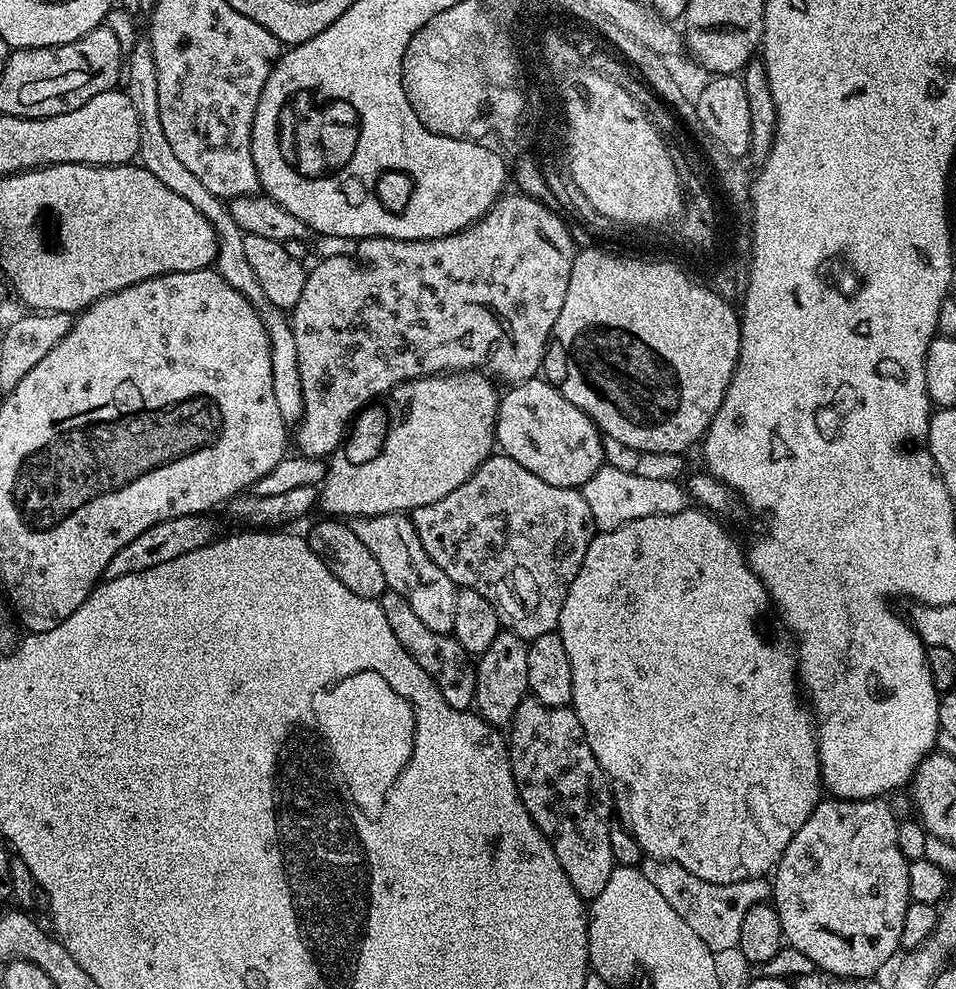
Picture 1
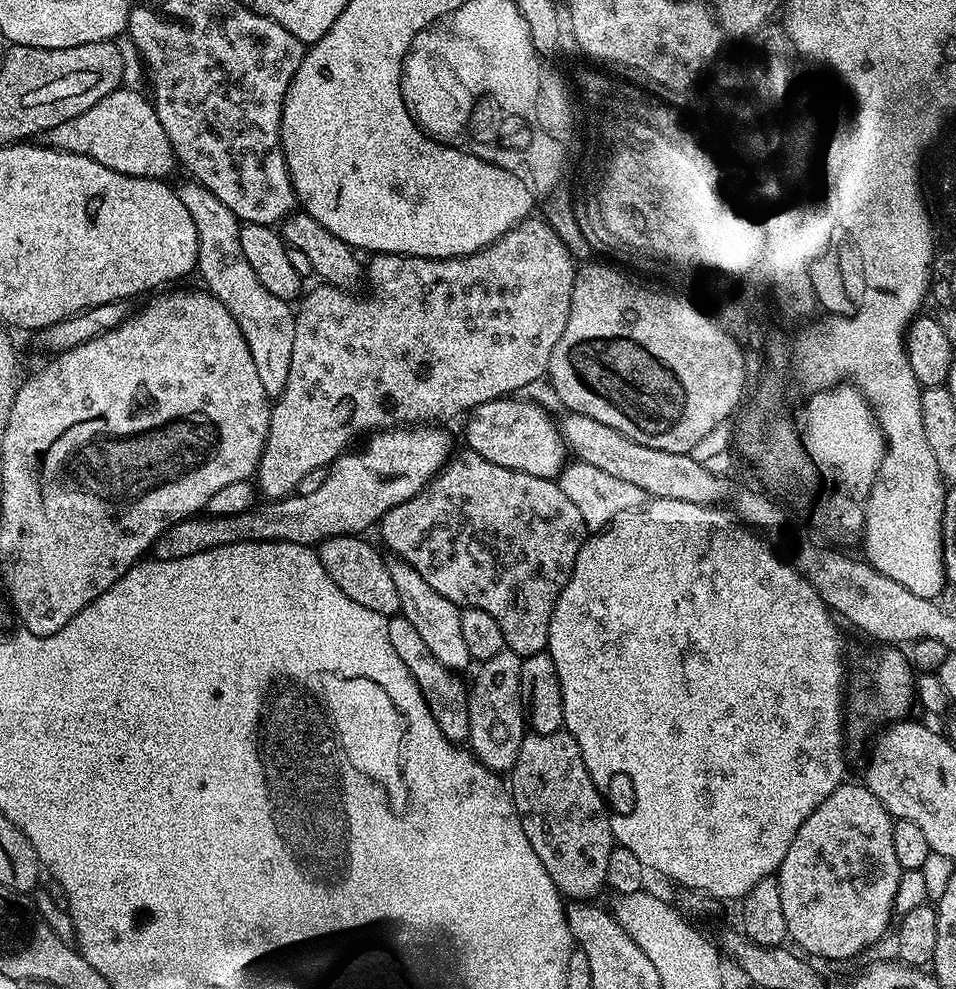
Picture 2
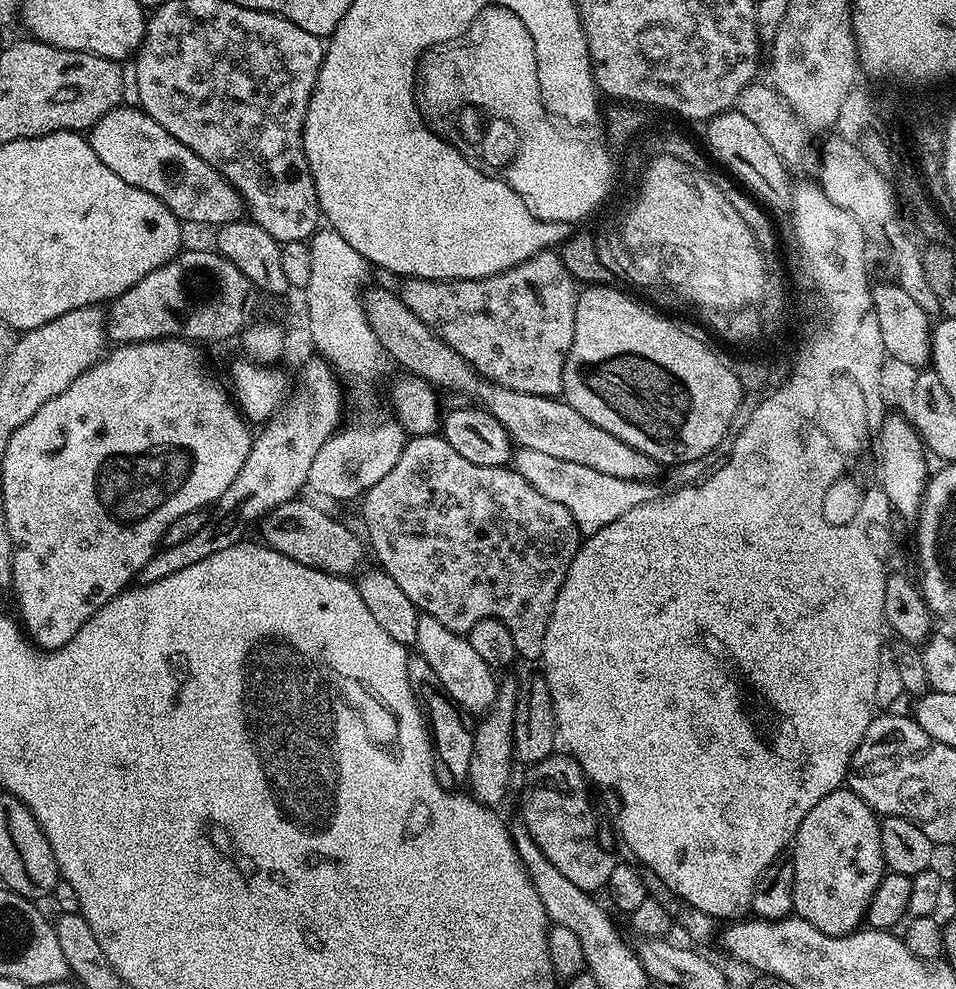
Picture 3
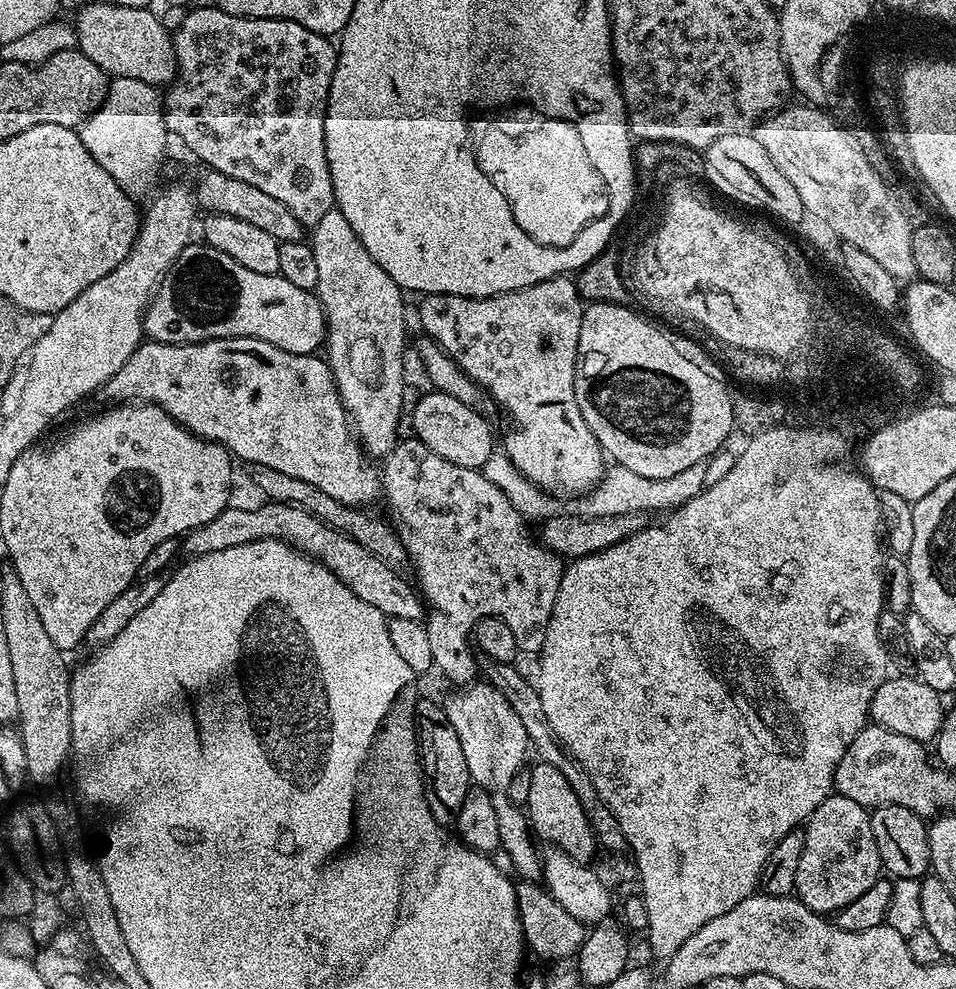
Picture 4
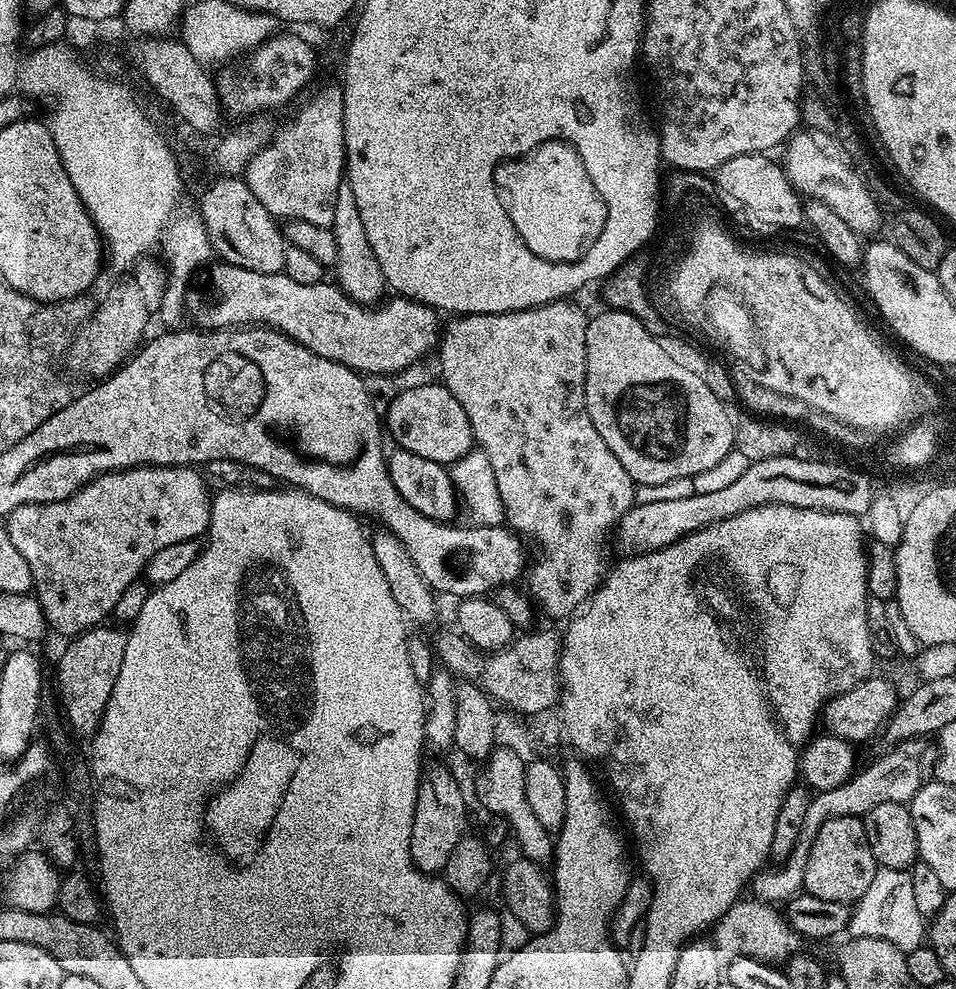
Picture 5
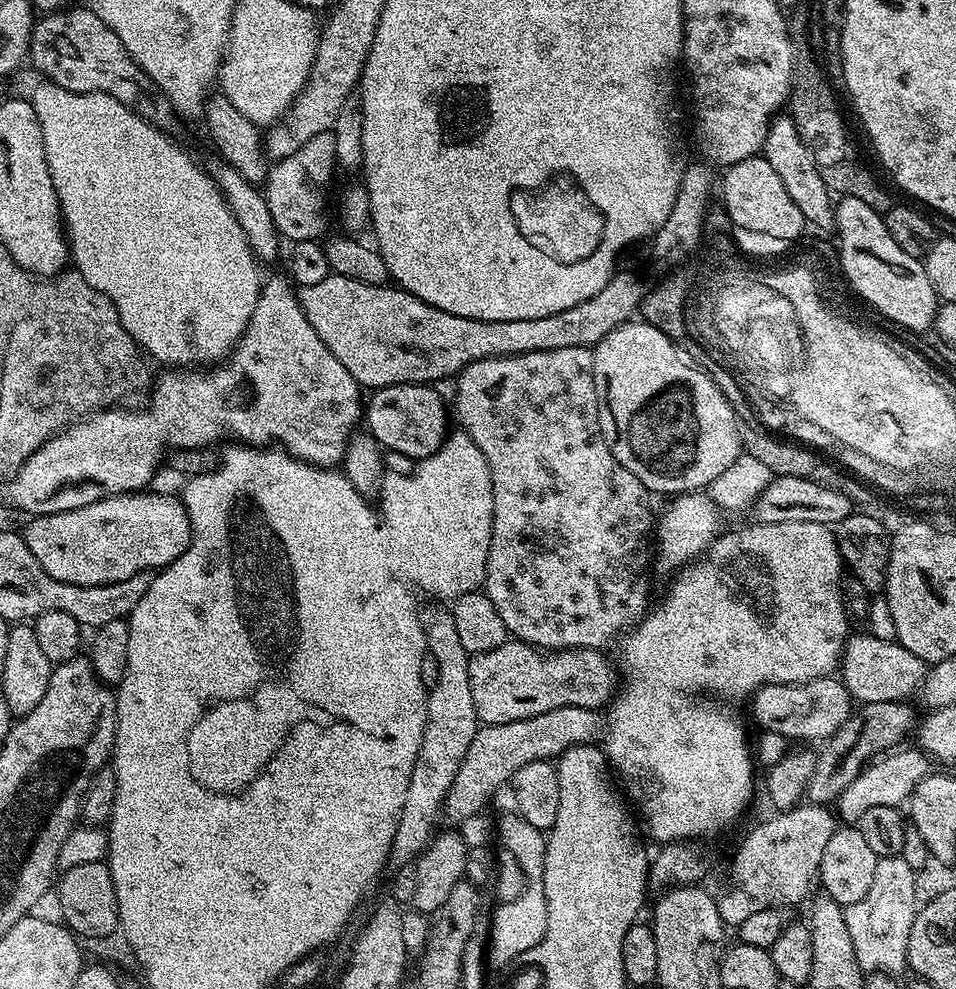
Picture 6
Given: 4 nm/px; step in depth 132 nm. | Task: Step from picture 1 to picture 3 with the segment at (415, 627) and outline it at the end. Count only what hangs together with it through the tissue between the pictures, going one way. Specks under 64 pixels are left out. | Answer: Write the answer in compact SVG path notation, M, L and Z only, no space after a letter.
M419 654L408 657L408 681L410 690L416 695L416 703L420 705L424 713L424 722L428 726L428 735L432 737L432 757L434 758L434 770L438 782L443 788L460 790L468 783L468 771L470 770L470 758L474 755L474 742L476 737L473 729L468 728L465 713L459 704L455 704L442 686L442 678L434 674L434 666L426 662L426 658Z

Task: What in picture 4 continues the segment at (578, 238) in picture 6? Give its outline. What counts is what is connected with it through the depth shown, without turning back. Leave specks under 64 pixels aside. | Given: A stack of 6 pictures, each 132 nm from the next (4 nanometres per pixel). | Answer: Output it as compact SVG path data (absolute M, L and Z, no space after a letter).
M547 114L492 116L471 125L476 161L512 208L518 226L534 242L551 248L572 244L590 222L608 215L609 185L592 166L576 128Z

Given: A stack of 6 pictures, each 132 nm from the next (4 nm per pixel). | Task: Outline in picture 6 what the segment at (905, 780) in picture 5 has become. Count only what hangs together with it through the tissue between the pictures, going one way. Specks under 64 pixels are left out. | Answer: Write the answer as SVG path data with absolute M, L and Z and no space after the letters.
M801 803L789 812L776 812L748 832L728 868L728 885L716 905L725 925L739 926L758 910L791 909L817 883L826 842L835 834L838 816L823 804Z

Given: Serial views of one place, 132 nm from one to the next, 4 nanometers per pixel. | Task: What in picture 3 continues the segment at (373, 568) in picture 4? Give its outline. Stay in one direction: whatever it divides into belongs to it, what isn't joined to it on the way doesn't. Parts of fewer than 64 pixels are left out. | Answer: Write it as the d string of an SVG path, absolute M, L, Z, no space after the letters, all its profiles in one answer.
M297 498L290 502L282 502L274 510L270 510L259 521L258 529L264 537L267 547L278 550L286 558L298 562L301 568L317 568L327 572L333 578L348 578L366 556L366 544L360 540L340 520L335 520L328 512L323 512L316 504L305 498Z

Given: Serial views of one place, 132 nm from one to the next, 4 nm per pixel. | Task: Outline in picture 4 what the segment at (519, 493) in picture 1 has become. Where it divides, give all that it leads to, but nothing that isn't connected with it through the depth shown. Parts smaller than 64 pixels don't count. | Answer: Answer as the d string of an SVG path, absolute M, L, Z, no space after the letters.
M415 438L401 439L392 447L392 451L383 457L382 496L385 501L388 499L388 512L392 515L390 520L396 532L399 533L399 538L406 551L408 551L411 571L416 571L417 581L415 580L415 583L418 585L419 595L422 597L423 603L430 609L426 616L426 627L430 638L430 654L435 671L437 673L439 671L444 672L445 678L450 683L460 684L456 686L464 686L469 683L468 644L470 648L470 637L473 635L476 623L485 620L488 616L502 618L502 622L506 622L506 626L510 626L521 653L539 653L542 642L546 638L546 626L550 626L550 614L554 610L554 598L558 598L558 586L562 582L562 574L566 564L558 553L549 550L543 542L537 539L534 532L528 529L530 527L529 521L513 506L510 498L506 498L506 494L502 494L502 490L498 490L498 486L494 486L494 482L490 482L490 478L486 478L481 469L454 466L454 462L446 462L446 458L434 454L434 450L430 450L422 441Z

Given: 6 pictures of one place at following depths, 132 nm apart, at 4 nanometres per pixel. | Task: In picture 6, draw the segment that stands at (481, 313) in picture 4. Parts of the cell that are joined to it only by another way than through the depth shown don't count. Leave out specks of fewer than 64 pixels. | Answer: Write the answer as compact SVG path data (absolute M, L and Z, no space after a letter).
M563 348L562 350L542 350L541 352L527 352L521 356L495 356L494 358L482 358L478 362L470 362L470 366L466 366L455 377L456 383L456 412L454 408L454 416L460 419L459 427L474 442L474 446L478 446L478 450L482 450L482 454L486 458L486 462L490 466L490 474L492 475L492 497L494 498L494 514L492 515L492 537L490 538L490 550L488 557L484 563L484 582L482 591L484 595L490 598L490 602L494 602L494 606L501 616L502 622L506 622L506 630L509 637L515 638L523 642L523 644L532 644L541 650L563 650L565 648L598 648L607 649L607 644L621 634L627 633L629 629L640 623L646 615L648 604L648 584L644 581L644 575L648 572L648 564L650 568L650 552L644 547L649 547L650 533L654 528L654 512L652 516L652 504L650 493L647 486L642 482L638 482L638 478L634 478L634 474L630 474L630 470L626 470L626 466L622 466L622 462L618 462L618 458L614 458L614 454L606 446L606 438L600 429L598 422L598 394L594 390L594 358L592 357L592 348Z

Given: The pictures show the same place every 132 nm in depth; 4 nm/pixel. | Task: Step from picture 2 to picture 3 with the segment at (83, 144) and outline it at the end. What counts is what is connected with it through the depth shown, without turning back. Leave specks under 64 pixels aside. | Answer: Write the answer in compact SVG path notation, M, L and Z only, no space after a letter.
M121 106L110 110L102 118L98 118L98 122L87 133L86 139L94 154L98 154L101 162L110 166L110 170L114 170L114 174L118 174L122 182L130 182L130 186L138 186L138 190L154 194L154 198L161 200L181 222L188 223L189 220L192 224L219 226L245 219L244 199L240 197L236 187L222 174L218 174L214 166L198 158L194 150L182 146L182 142L178 142L174 134L166 134L166 130L162 130L162 126L158 126L158 122L154 122L154 118L150 118L150 114L146 114L143 108Z

